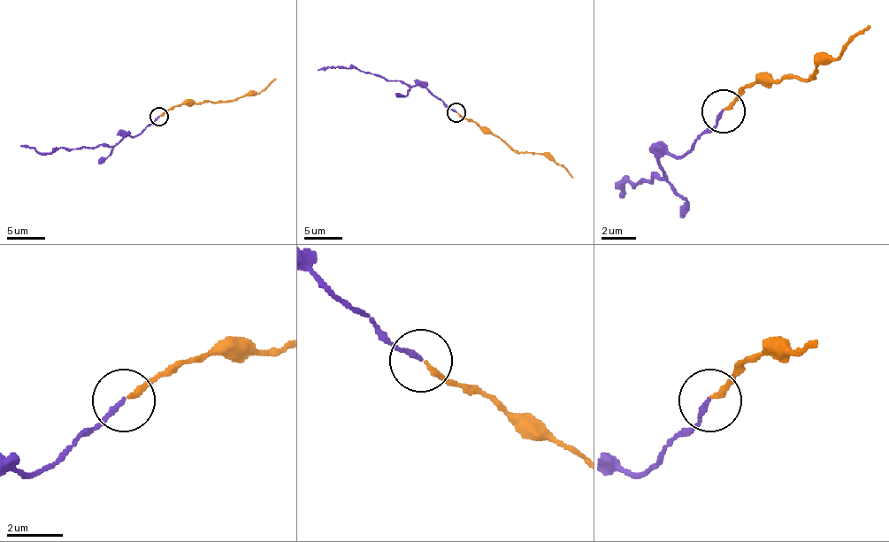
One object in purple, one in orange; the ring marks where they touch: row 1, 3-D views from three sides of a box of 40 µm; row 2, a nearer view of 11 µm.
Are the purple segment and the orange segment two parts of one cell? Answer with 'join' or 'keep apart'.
join

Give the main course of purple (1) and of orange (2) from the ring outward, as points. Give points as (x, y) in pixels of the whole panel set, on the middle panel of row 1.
1: (456, 111), (420, 83), (410, 85), (348, 67), (318, 70)
2: (456, 111), (514, 150), (533, 152), (554, 159), (571, 177)

